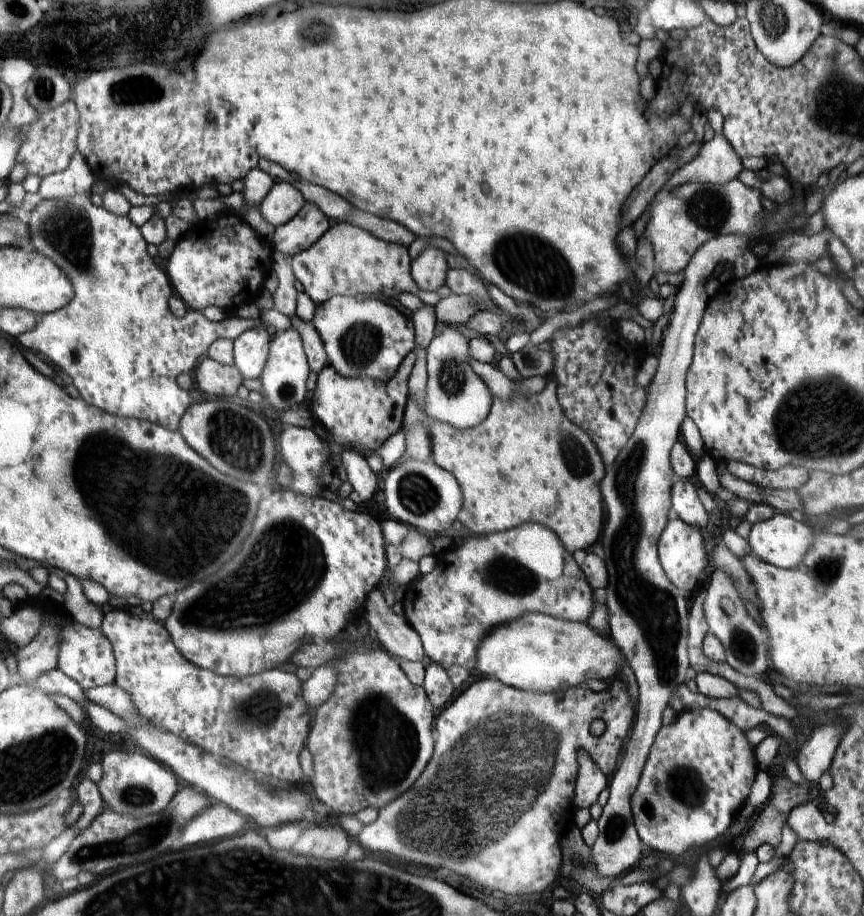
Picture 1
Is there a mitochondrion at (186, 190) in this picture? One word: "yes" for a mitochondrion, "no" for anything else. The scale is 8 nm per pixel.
no

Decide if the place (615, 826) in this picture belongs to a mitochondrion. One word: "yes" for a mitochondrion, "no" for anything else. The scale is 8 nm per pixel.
yes

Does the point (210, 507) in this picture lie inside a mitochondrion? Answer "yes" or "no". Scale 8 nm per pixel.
yes

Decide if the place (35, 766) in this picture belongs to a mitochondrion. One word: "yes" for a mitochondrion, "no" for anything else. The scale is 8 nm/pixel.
yes

